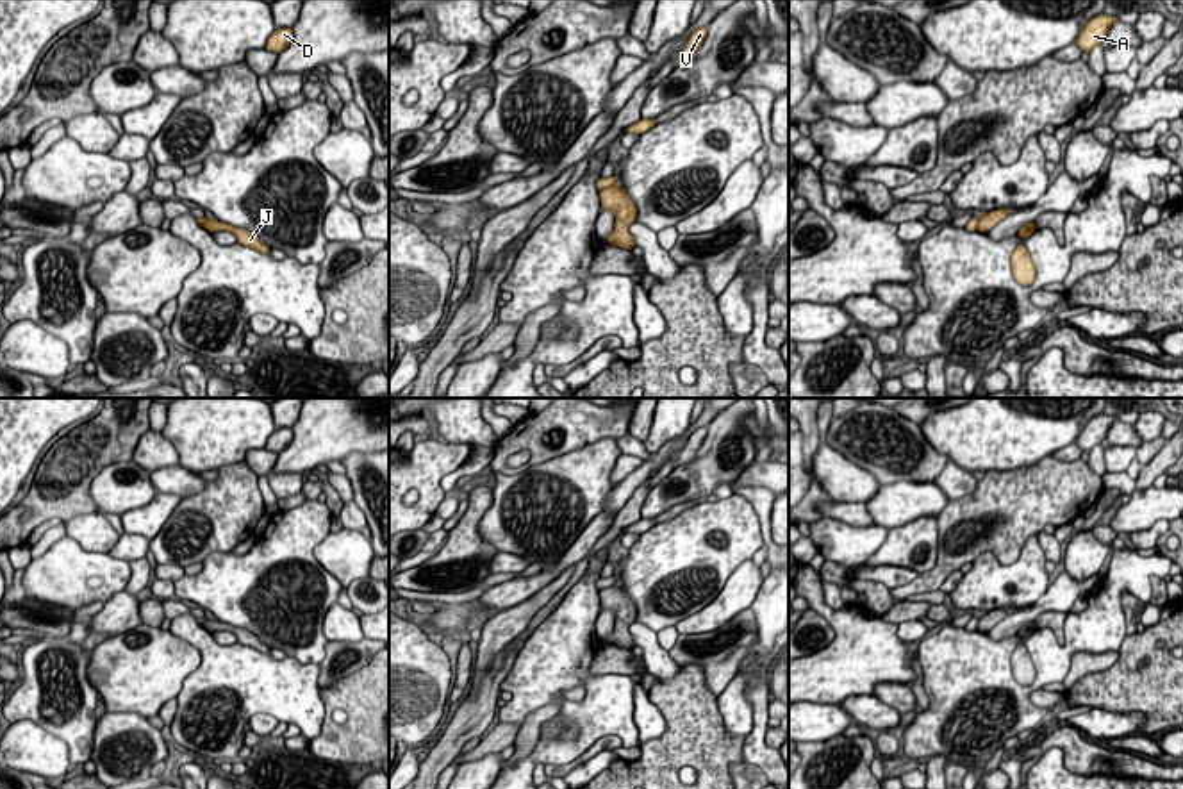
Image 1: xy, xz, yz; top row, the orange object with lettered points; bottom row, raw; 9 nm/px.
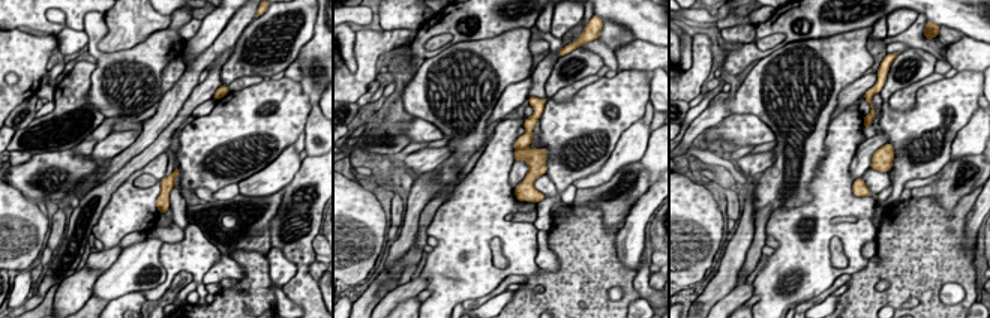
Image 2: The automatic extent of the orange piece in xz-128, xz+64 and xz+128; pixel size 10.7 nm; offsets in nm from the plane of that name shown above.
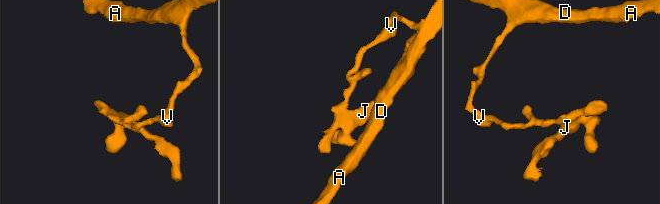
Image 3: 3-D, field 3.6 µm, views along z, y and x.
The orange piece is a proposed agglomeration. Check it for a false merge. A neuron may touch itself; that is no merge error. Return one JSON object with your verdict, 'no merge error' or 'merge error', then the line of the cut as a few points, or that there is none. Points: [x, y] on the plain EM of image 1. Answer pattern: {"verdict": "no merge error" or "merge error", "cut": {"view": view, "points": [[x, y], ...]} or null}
{"verdict": "merge error", "cut": {"view": "xz", "points": [[614, 584], [600, 589]]}}

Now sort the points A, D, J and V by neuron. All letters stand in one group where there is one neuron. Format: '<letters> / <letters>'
A D V / J

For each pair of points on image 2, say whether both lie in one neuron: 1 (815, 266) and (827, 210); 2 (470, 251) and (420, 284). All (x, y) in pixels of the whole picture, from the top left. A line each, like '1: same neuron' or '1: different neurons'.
1: same neuron
2: different neurons

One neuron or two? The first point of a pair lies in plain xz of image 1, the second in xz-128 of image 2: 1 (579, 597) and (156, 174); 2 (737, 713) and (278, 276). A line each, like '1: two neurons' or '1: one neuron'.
1: one neuron
2: one neuron

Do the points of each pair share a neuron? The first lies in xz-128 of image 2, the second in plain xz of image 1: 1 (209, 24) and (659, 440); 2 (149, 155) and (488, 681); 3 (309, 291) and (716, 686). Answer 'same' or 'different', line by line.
1: same
2: same
3: different

